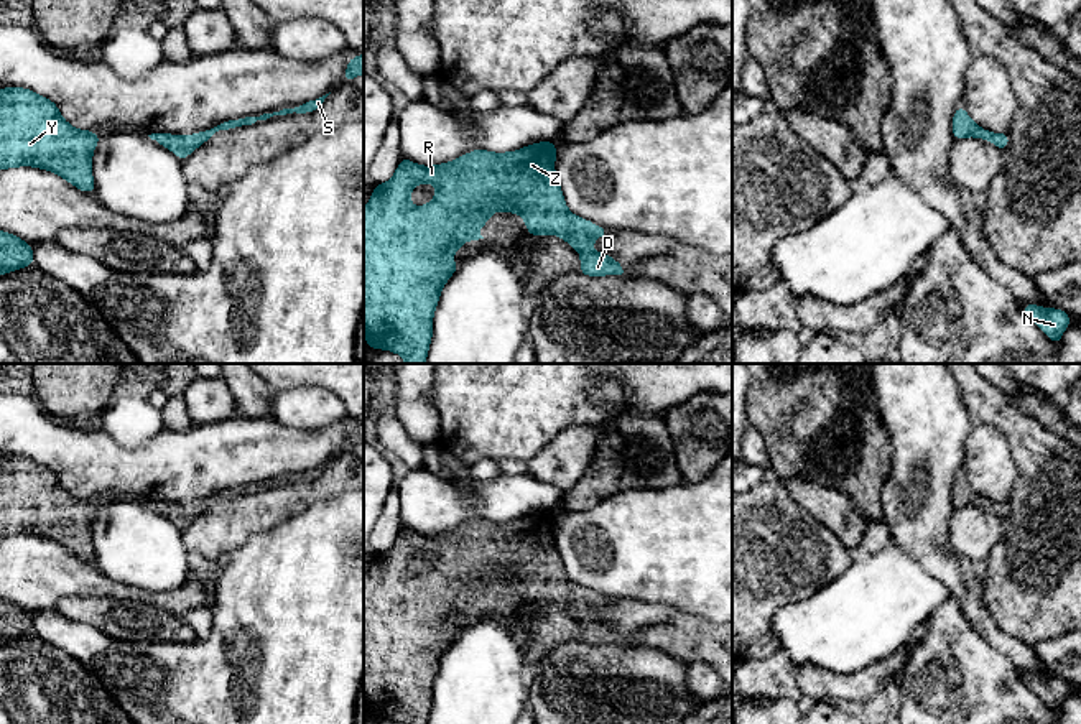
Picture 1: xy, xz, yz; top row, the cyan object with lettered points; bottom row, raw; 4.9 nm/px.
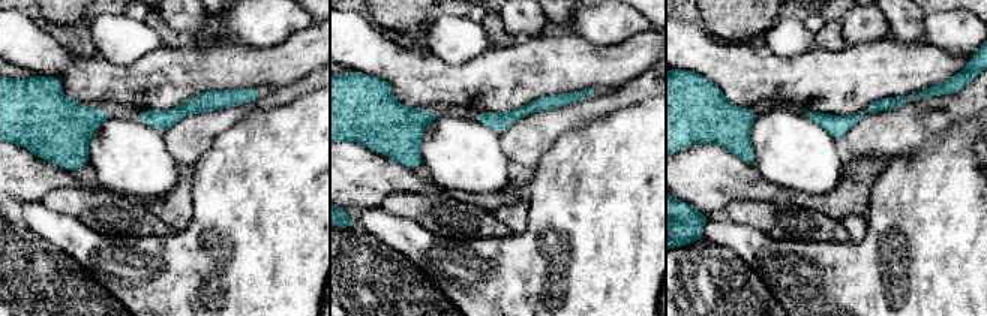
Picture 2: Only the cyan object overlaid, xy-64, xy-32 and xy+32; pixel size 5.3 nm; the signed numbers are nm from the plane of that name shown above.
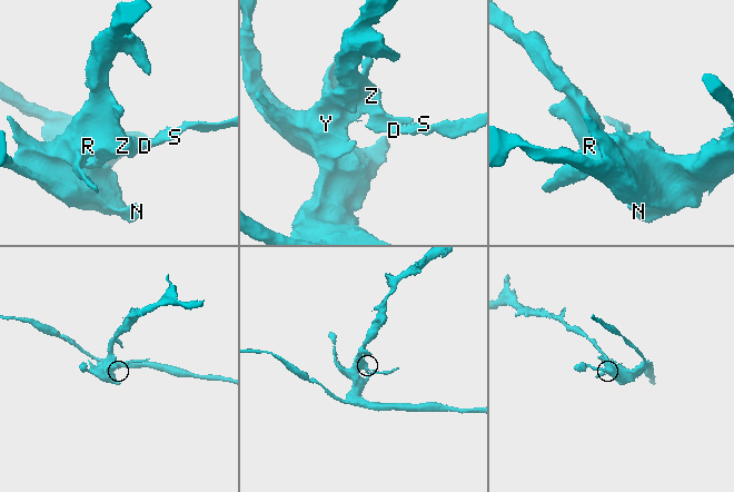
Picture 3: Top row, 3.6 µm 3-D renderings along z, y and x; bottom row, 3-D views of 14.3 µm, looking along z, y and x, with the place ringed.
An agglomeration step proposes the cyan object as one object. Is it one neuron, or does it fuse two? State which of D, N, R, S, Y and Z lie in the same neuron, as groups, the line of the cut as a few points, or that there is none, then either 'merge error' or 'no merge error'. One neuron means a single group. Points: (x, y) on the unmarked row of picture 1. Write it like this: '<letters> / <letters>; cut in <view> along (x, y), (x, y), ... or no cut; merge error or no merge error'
D N R S Y Z; no cut; no merge error

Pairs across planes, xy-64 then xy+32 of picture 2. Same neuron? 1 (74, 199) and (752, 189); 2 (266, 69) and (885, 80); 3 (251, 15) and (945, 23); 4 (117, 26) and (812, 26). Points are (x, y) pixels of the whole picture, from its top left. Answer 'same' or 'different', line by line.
1: different
2: same
3: same
4: different

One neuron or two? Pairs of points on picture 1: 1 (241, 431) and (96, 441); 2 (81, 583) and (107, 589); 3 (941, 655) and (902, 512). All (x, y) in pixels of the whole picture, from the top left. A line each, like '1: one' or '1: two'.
1: one
2: one
3: one

